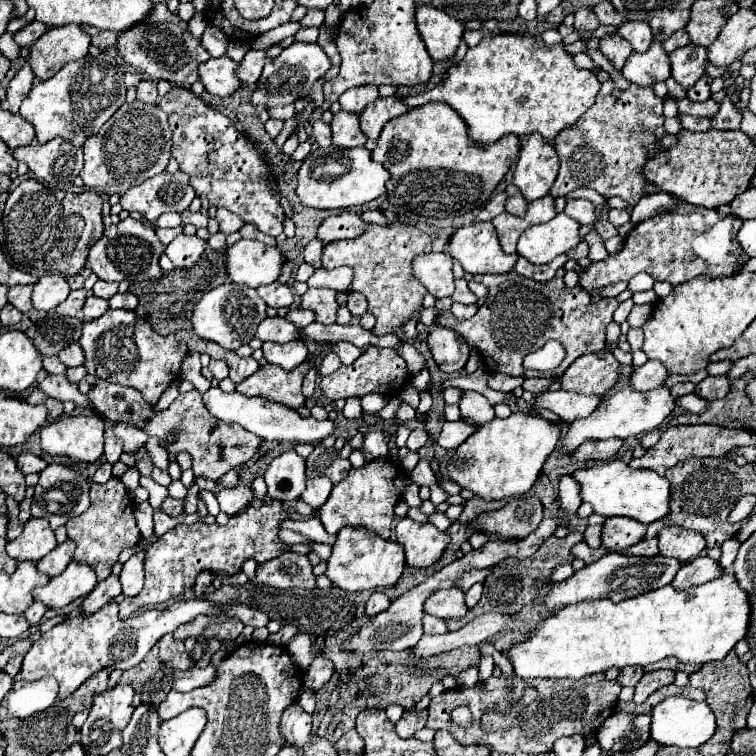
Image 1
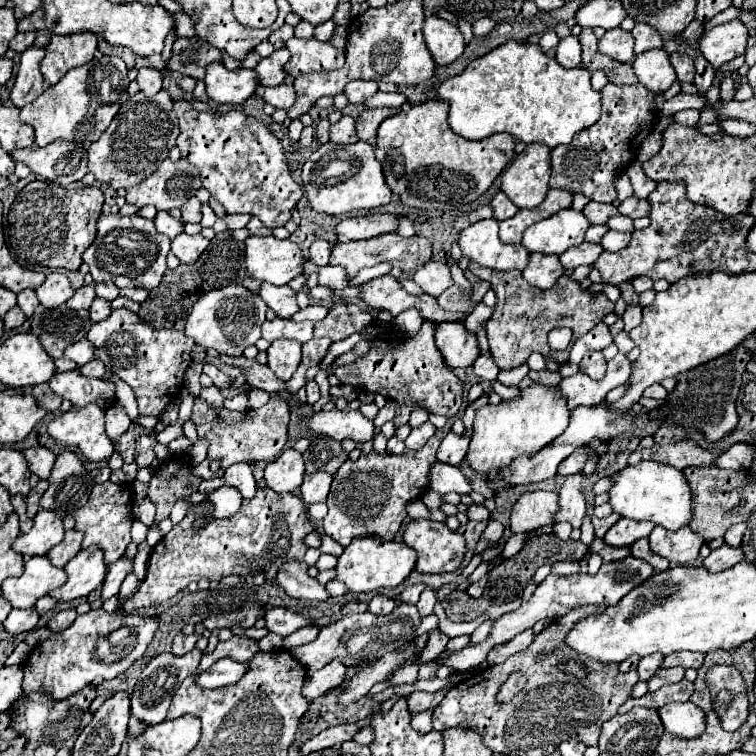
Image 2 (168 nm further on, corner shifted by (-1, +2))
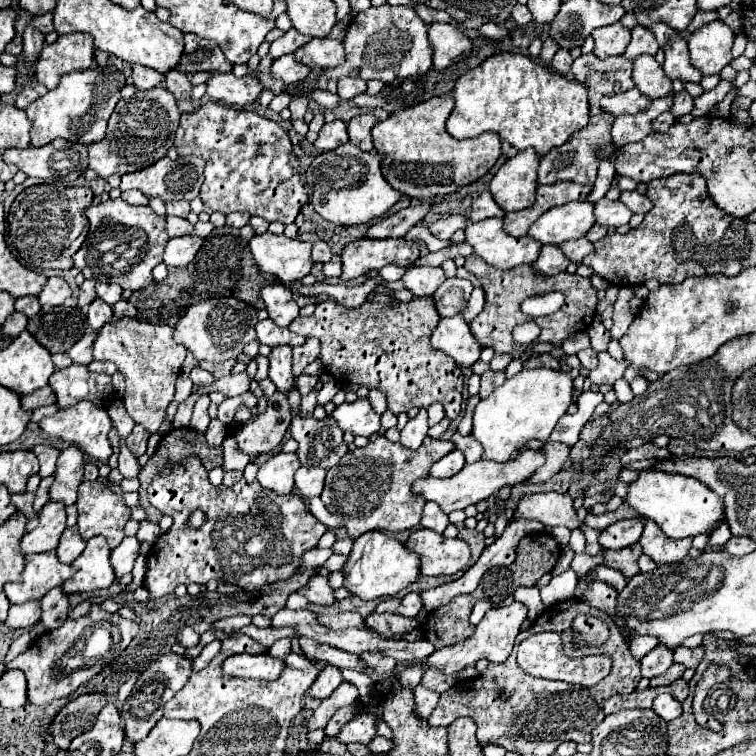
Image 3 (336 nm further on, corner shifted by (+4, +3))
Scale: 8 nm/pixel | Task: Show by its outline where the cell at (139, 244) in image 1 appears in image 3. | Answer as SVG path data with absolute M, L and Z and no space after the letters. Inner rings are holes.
M108 200L106 204L92 204L86 210L90 220L90 232L82 244L82 248L74 254L74 266L84 274L84 278L92 278L96 282L120 284L126 290L144 290L152 282L152 268L162 262L162 252L170 236L164 230L164 216L158 216L150 206L130 206L124 200Z

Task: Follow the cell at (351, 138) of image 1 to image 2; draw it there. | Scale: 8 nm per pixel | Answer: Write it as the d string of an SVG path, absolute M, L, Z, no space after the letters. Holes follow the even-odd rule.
M345 115L335 125L331 125L329 127L329 141L331 143L355 143L357 141L355 119Z

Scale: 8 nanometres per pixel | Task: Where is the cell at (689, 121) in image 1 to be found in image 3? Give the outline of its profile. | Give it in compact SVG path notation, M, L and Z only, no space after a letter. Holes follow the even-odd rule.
M682 90L680 94L674 96L674 106L672 106L674 118L680 118L684 114L690 114L692 108L694 108L694 98L686 90Z

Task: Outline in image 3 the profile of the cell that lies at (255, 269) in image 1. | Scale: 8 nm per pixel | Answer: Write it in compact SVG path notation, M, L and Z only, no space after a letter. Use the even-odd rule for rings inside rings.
M266 232L250 240L250 252L258 270L262 274L276 276L282 284L302 280L310 272L310 250L310 242L286 238L284 234L274 236Z

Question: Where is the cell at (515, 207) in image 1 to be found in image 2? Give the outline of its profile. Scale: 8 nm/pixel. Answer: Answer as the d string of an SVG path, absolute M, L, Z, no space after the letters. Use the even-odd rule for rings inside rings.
M501 191L493 197L491 207L493 207L493 217L495 217L497 221L505 221L505 219L509 219L509 217L513 217L513 215L517 213L517 207L515 207L515 205L507 199L507 195L501 193Z

